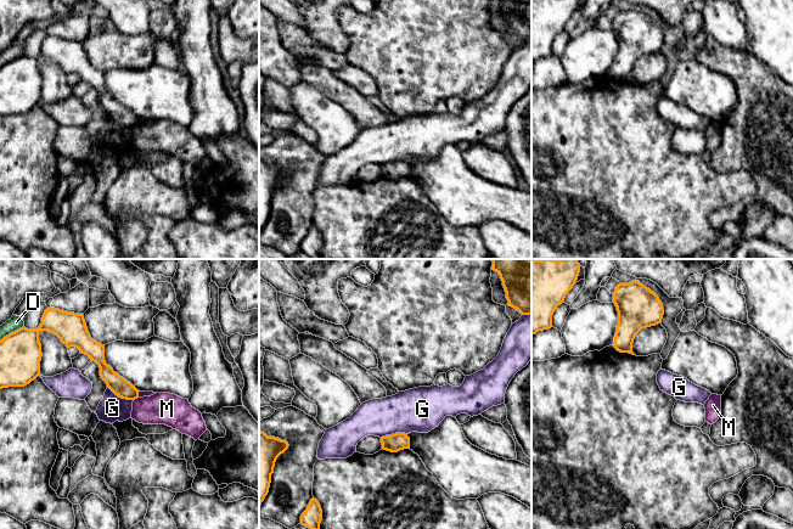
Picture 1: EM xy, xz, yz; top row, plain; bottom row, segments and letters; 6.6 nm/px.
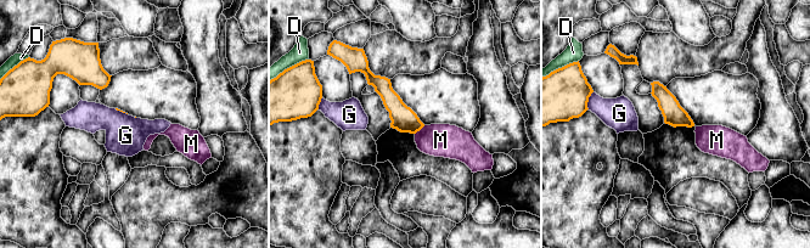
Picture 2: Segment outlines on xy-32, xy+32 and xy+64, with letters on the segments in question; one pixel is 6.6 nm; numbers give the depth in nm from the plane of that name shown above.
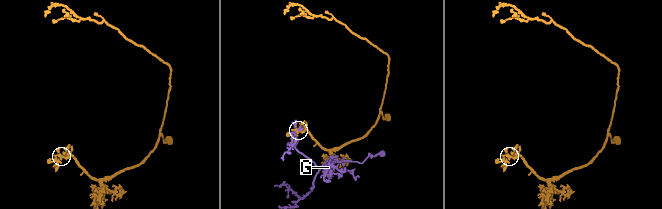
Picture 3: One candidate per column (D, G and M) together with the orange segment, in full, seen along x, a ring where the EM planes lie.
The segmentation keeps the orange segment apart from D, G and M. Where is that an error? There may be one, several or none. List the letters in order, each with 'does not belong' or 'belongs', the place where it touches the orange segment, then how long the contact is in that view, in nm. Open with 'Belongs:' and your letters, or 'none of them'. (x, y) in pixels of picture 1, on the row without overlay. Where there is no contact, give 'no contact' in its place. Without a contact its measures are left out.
Belongs: none of them
D: does not belong; contact xy (12, 60); length 190 nm
G: does not belong; contact xy (121, 124); length 200 nm
M: does not belong; contact xy (135, 125); length 40 nm

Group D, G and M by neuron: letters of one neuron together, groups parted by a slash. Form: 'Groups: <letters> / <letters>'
Groups: D M / G

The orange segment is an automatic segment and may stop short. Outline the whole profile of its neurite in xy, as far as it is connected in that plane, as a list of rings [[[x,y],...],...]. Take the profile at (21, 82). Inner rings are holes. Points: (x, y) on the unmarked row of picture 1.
[[[55,35],[45,38],[36,57],[22,55],[0,68],[0,117],[24,114],[40,102],[40,58],[56,62],[67,75],[75,74],[95,89],[101,106],[116,123],[126,128],[139,125],[140,118],[106,91],[105,73],[91,66],[84,43]]]

